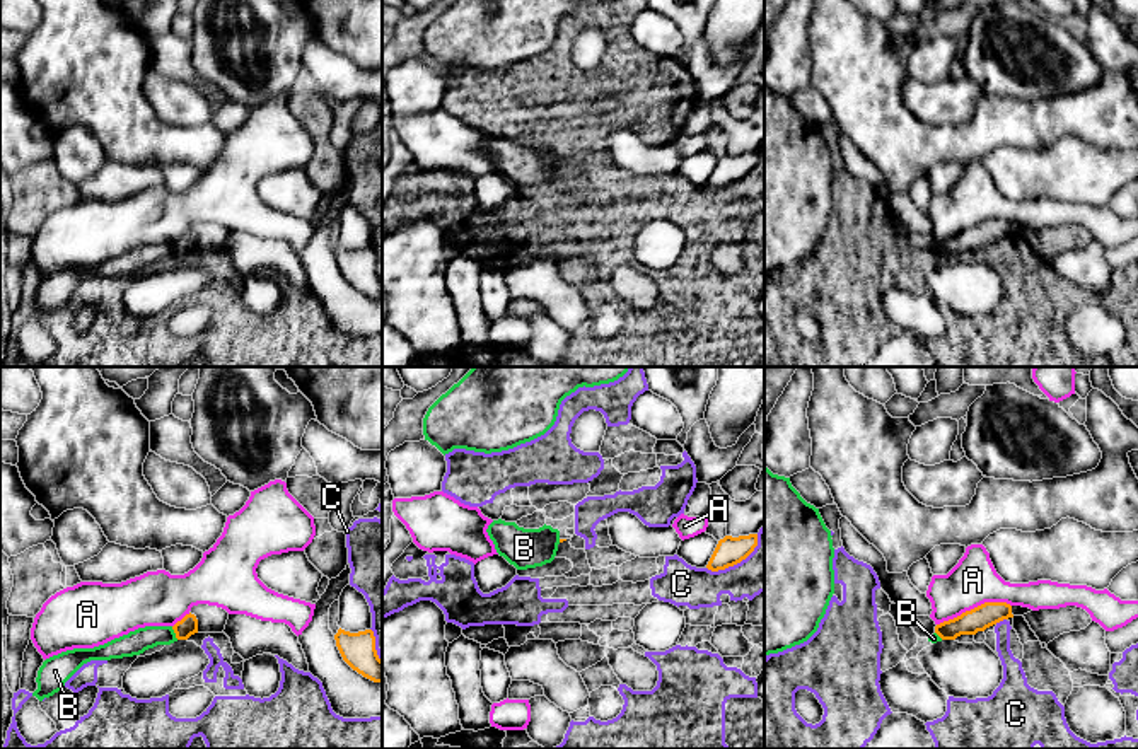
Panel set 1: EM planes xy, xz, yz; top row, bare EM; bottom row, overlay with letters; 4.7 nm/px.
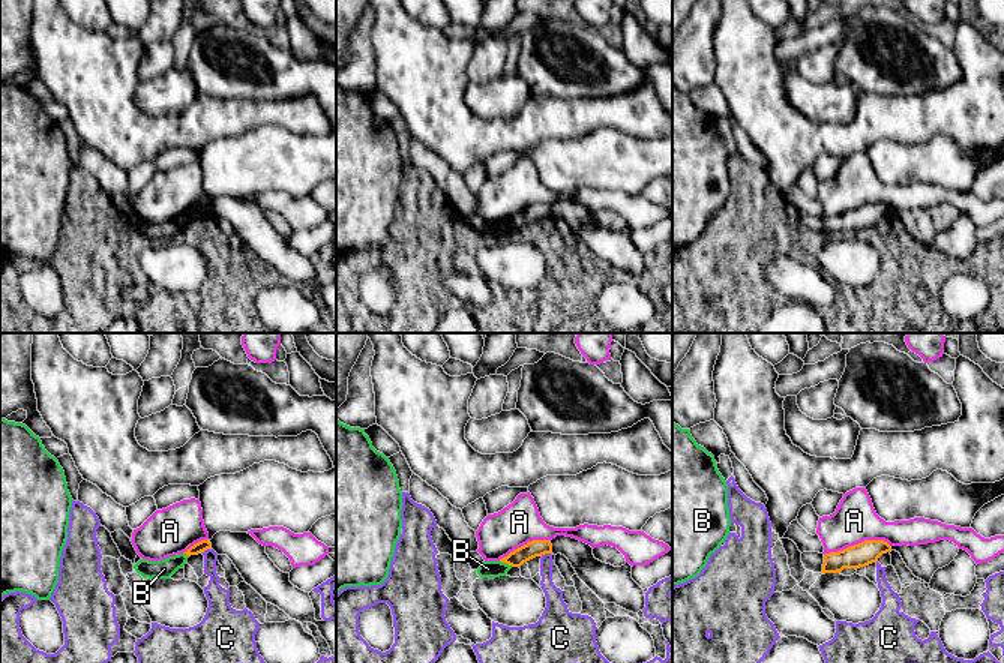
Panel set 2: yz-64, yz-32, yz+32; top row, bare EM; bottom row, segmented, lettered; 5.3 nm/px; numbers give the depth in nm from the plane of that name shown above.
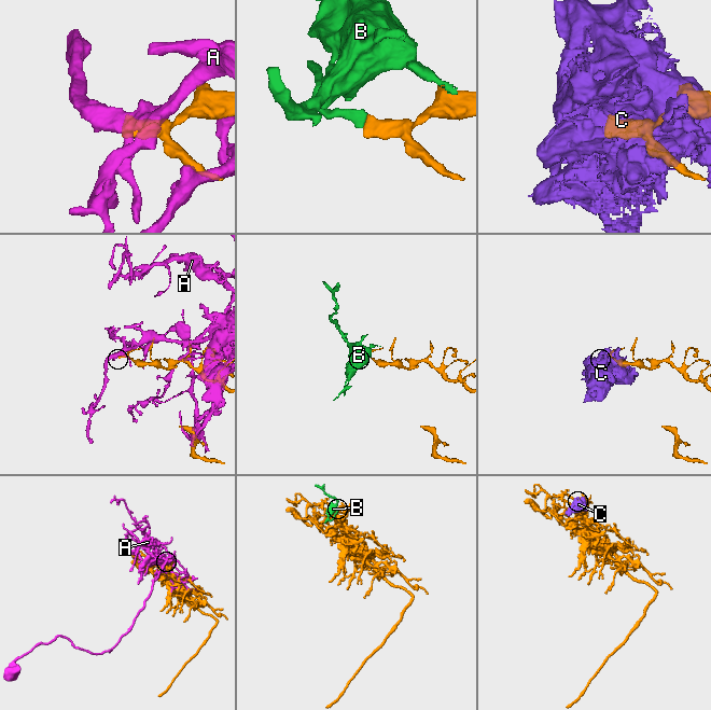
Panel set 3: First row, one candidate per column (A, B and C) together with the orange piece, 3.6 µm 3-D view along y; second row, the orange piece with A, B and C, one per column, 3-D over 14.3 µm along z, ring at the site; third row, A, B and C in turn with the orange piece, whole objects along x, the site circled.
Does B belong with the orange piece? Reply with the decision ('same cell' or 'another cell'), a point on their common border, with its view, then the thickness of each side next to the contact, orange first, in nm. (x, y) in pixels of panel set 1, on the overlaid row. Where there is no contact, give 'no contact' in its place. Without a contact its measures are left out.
another cell | xy (174, 632) | 90/110 nm

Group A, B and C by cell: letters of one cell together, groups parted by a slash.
A / B / C

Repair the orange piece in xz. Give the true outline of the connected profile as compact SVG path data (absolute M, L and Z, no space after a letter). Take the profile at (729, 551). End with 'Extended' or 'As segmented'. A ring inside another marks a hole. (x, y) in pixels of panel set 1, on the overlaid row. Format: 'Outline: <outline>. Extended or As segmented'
Outline: M758 534L725 536L718 541L706 568L711 572L725 570L746 560L758 546Z. As segmented

